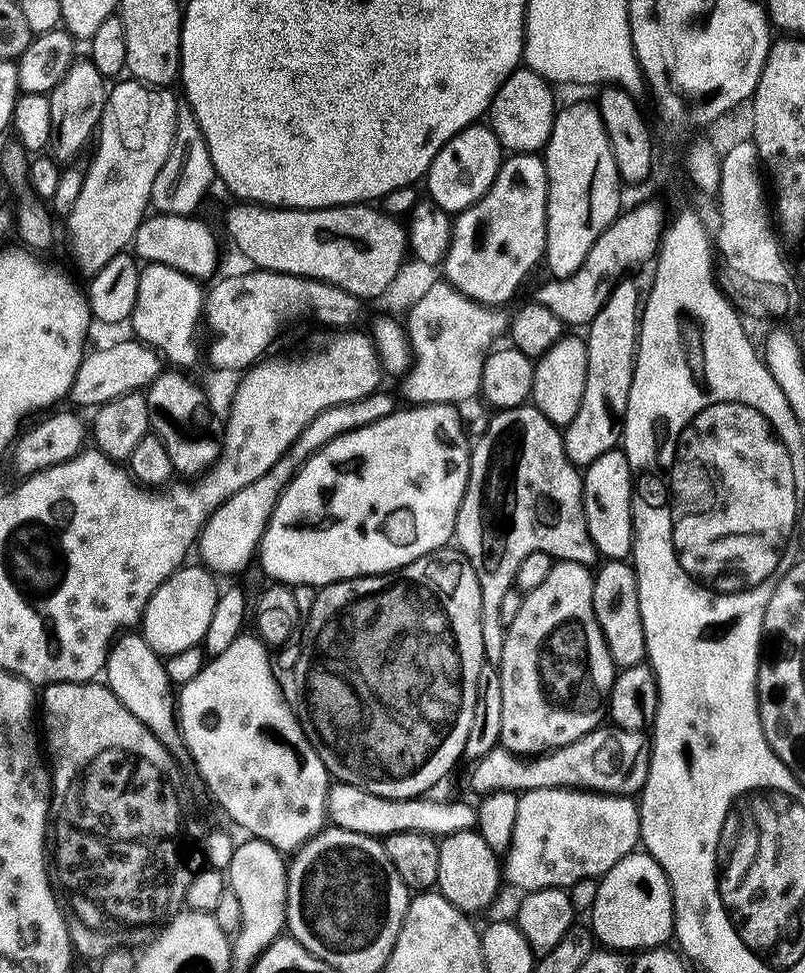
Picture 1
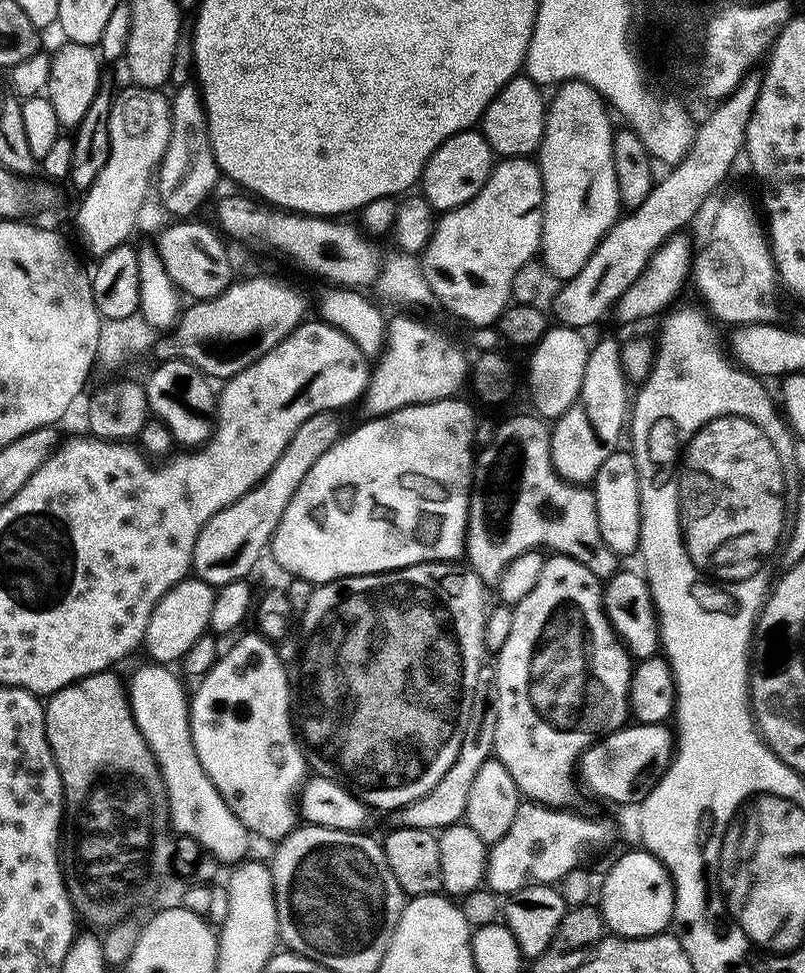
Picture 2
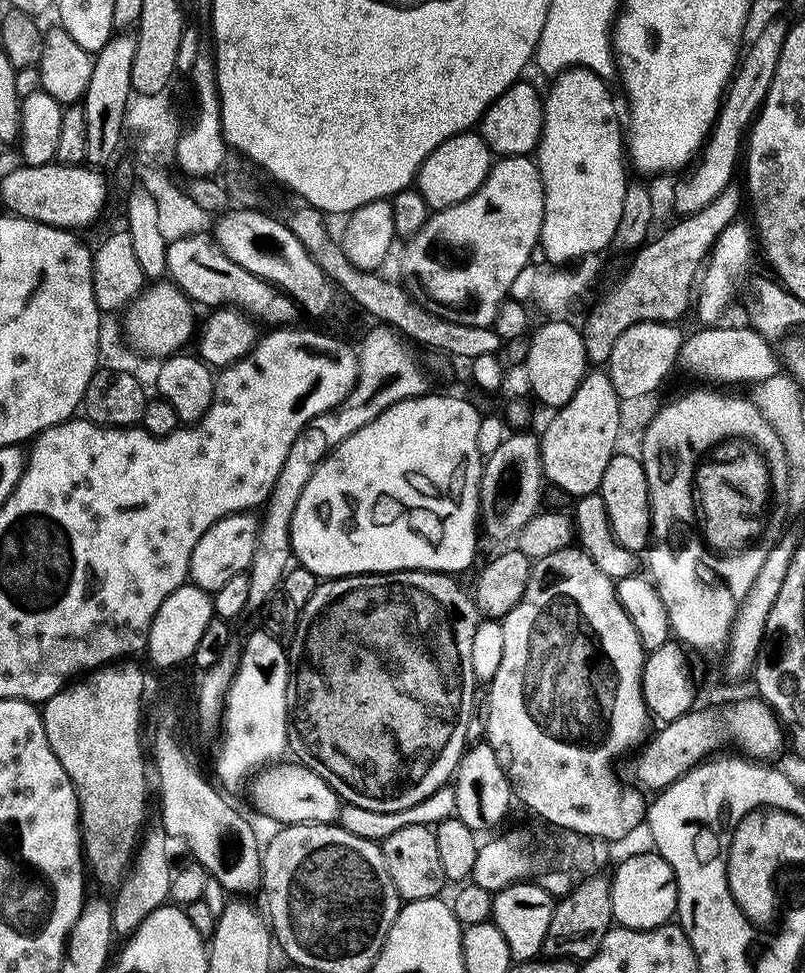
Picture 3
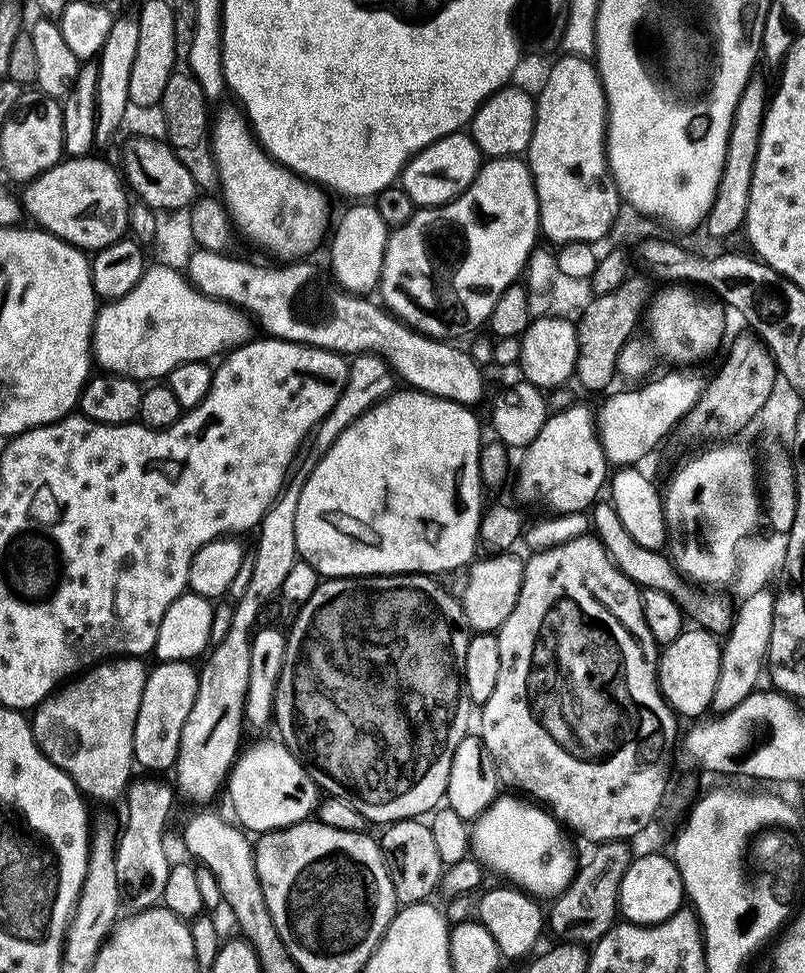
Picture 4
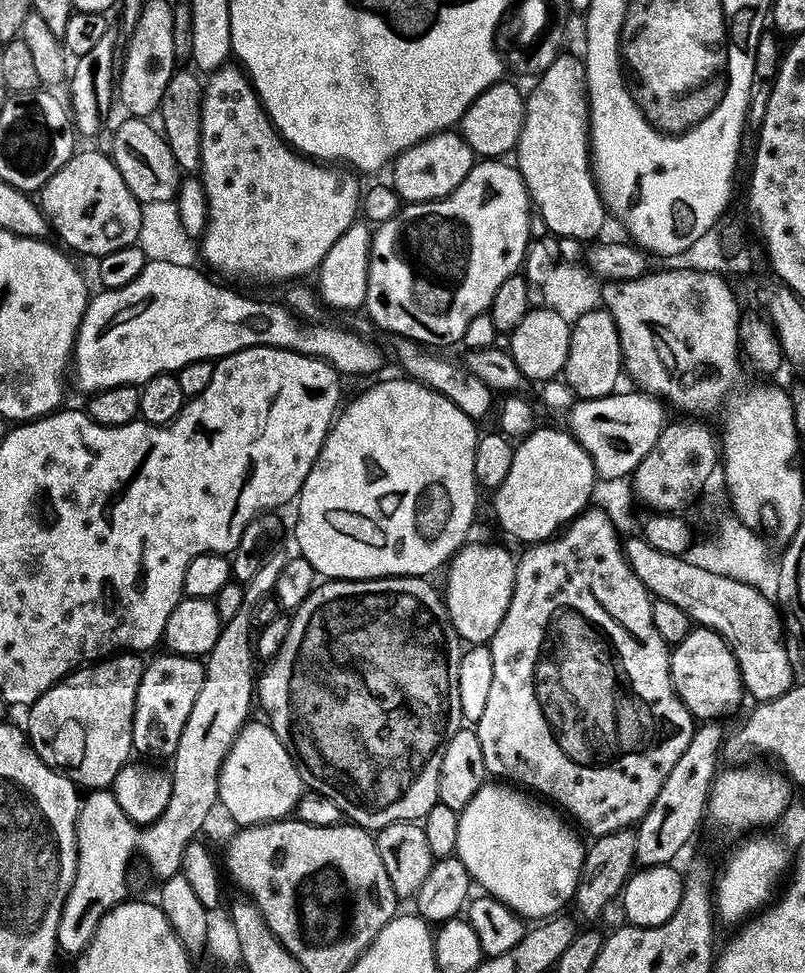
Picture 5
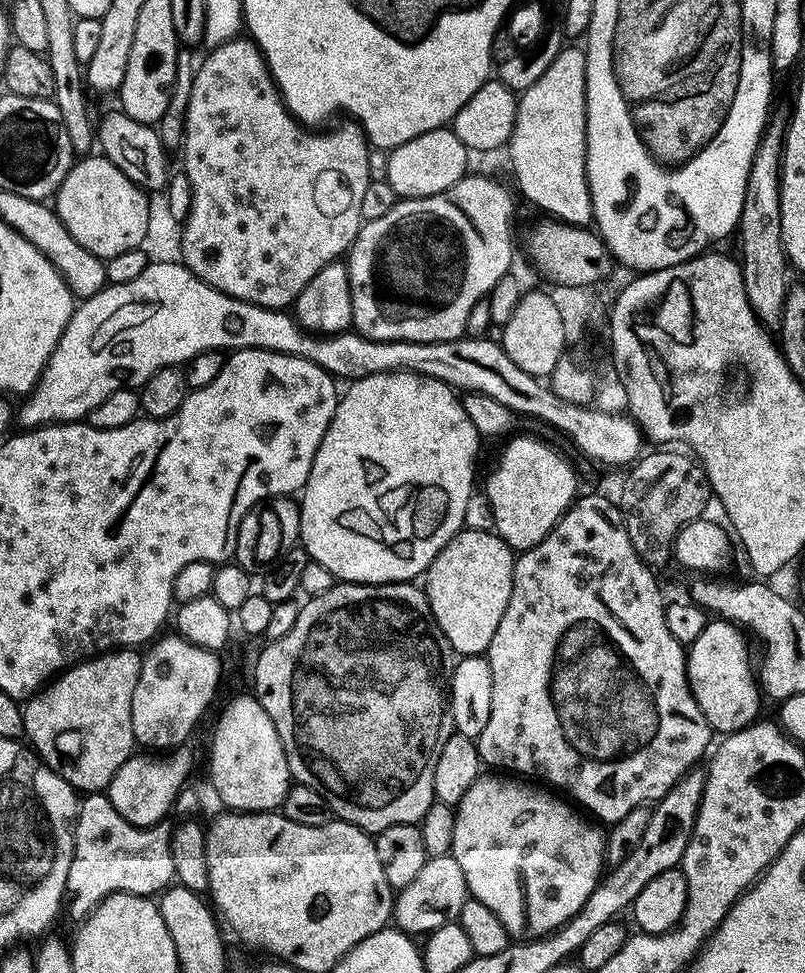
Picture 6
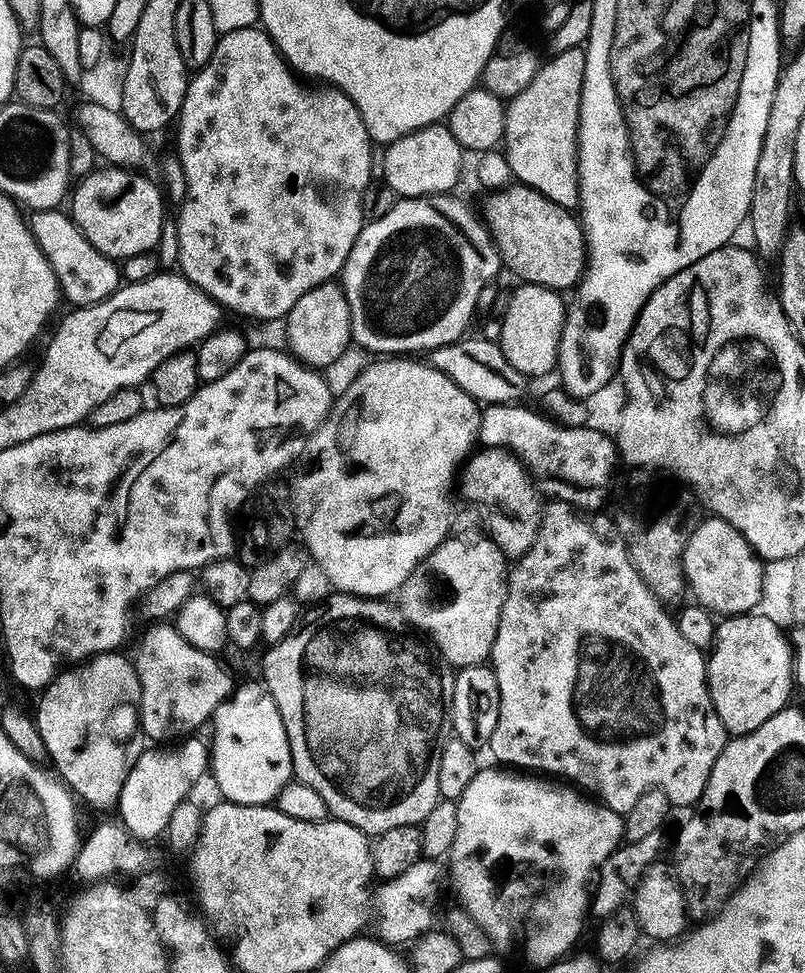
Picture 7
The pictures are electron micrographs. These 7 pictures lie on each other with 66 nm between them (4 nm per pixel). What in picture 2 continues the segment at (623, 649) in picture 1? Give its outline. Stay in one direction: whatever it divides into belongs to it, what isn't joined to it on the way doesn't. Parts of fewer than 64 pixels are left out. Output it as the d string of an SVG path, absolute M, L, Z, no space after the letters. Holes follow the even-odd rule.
M622 570L612 580L604 584L604 609L608 615L608 621L612 623L624 647L627 648L629 656L633 661L639 662L635 665L632 674L632 694L630 697L630 712L636 724L662 724L667 725L673 719L676 711L676 680L672 676L672 668L667 659L648 660L655 652L661 651L660 642L660 618L656 614L656 603L652 597L652 587L647 579L639 571L628 572Z

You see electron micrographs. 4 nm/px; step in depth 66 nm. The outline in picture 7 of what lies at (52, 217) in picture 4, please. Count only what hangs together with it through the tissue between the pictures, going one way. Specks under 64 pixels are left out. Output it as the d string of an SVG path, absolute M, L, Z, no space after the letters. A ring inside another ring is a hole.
M119 168L99 169L85 180L75 185L70 196L70 217L76 224L78 231L88 240L94 250L109 258L113 262L125 262L138 255L155 253L160 239L164 236L164 202L165 193L159 192L141 173Z

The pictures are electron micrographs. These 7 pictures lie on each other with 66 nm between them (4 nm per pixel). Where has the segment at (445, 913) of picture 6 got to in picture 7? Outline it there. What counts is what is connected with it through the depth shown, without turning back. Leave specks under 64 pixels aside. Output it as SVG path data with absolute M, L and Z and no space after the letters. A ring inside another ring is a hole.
M420 859L417 864L412 866L410 870L402 876L402 878L394 878L387 881L383 885L384 889L379 889L378 899L374 904L374 916L380 920L379 939L389 946L401 946L400 944L408 944L419 941L421 936L427 936L429 932L437 927L436 919L440 916L440 895L444 892L444 876L446 880L446 872L444 872L439 863L434 860Z

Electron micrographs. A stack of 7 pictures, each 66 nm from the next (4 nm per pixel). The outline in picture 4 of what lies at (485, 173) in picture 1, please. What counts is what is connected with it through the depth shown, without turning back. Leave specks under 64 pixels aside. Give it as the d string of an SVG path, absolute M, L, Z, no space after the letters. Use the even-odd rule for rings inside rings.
M471 135L447 136L434 146L422 150L404 167L402 186L415 202L417 209L440 208L460 197L478 178L482 167L482 153Z

